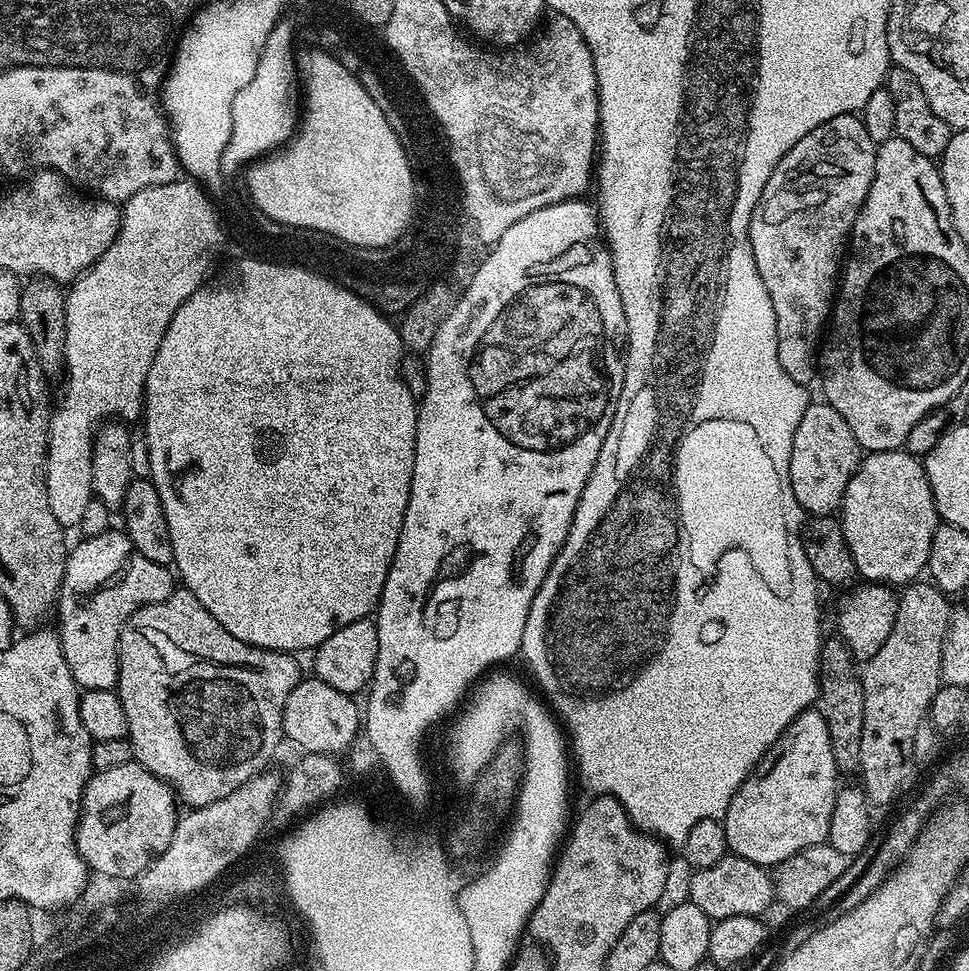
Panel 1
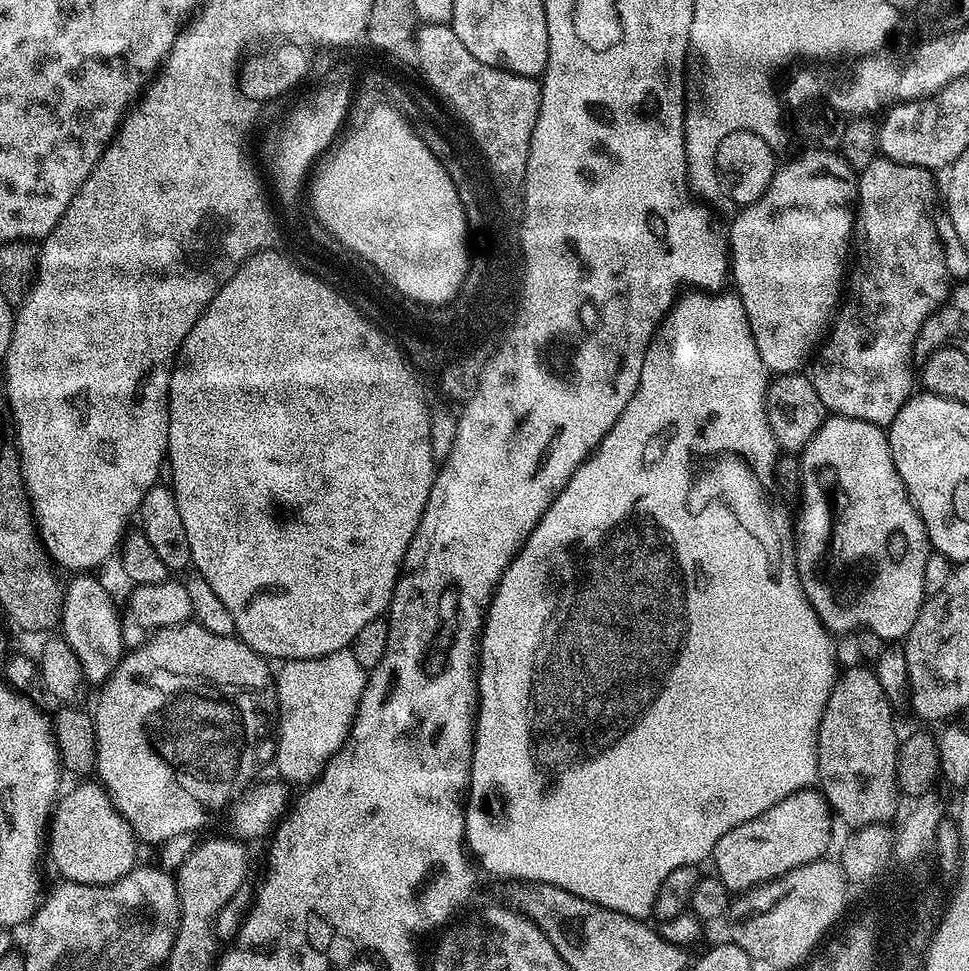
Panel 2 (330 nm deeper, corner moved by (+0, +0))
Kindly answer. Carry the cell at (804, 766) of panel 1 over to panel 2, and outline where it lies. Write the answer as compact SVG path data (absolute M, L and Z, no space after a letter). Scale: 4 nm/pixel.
M804 788L790 794L770 806L770 810L758 814L758 818L742 822L730 834L718 838L710 857L711 863L716 863L715 875L728 887L729 893L741 894L778 879L795 867L819 860L832 844L832 820L834 813L819 791Z

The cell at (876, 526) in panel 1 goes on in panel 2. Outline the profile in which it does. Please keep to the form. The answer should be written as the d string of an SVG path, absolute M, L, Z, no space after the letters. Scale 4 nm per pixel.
M829 415L824 425L819 428L804 446L804 451L799 453L800 462L800 487L799 495L802 496L800 517L794 520L794 535L796 538L796 558L801 569L812 568L824 555L828 555L828 572L836 579L840 587L840 600L848 607L848 616L856 624L861 624L861 629L878 634L885 642L900 642L908 635L910 626L914 626L914 618L918 618L920 607L924 605L926 593L924 591L924 579L926 578L926 558L930 551L928 535L924 529L922 518L918 510L912 505L906 486L894 466L894 458L890 454L887 431L879 424L871 424L858 418L846 418L845 416Z

